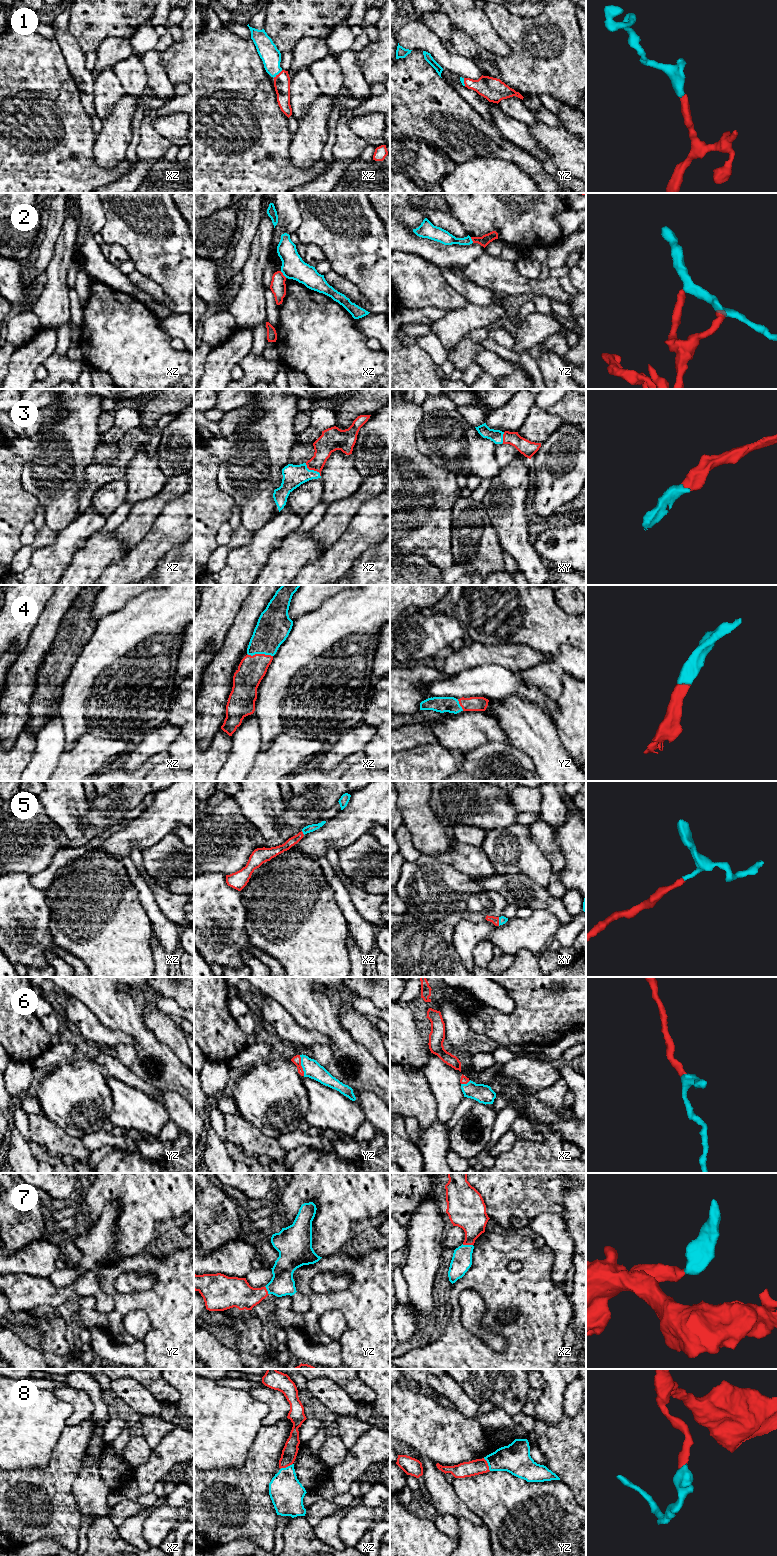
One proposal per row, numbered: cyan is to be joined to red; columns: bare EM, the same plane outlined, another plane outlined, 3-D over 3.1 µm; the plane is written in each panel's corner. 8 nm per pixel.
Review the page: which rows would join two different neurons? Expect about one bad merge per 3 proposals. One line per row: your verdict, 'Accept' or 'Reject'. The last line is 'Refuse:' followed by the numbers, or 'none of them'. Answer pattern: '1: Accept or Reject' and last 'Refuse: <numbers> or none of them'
1: Accept
2: Reject
3: Accept
4: Accept
5: Accept
6: Accept
7: Accept
8: Accept
Refuse: 2

